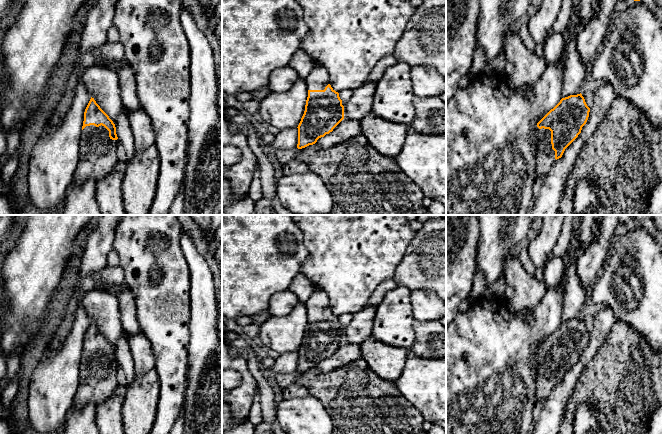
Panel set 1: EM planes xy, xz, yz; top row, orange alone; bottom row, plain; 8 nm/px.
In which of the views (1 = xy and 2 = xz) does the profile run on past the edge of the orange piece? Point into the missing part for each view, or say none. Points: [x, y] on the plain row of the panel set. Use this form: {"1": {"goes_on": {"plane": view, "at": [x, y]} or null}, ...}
{"1": {"goes_on": {"plane": "xy", "at": [98, 381]}}, "2": {"goes_on": {"plane": "xz", "at": [318, 302]}}}

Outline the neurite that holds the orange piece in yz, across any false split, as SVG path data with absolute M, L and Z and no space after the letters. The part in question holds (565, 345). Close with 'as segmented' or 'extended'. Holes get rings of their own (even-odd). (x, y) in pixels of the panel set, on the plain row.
M582 318L562 322L536 349L536 398L545 402L554 386L578 361L590 332Z; extended

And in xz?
M315 289L304 303L308 314L305 335L298 349L297 372L313 369L344 343L344 330L330 309L327 294Z; extended

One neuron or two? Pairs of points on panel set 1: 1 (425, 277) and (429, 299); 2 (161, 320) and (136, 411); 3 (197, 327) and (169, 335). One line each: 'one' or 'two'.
1: two
2: two
3: two

